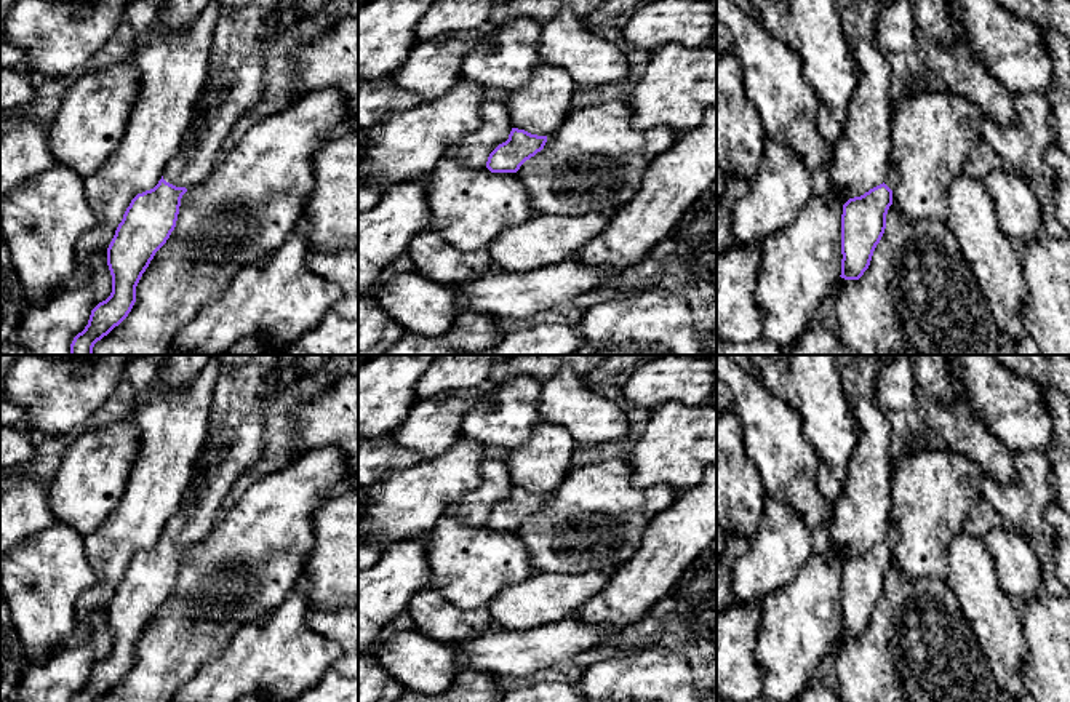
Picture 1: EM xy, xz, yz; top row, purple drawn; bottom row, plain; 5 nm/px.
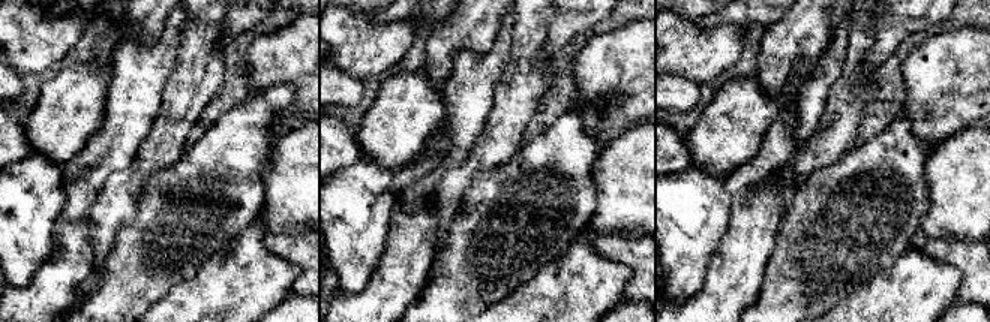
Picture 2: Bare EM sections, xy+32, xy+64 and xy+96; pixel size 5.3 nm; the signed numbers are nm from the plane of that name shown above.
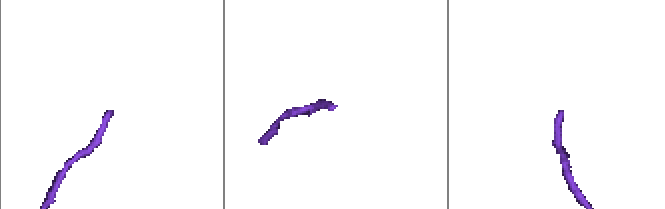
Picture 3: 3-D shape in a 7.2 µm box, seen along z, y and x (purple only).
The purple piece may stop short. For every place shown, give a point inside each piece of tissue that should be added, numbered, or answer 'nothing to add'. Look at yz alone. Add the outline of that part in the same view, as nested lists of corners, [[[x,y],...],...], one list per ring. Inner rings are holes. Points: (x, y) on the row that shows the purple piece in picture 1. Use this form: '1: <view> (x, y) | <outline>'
1: yz (893, 178) | [[[889,166],[888,177],[886,177],[884,184],[886,184],[891,190],[894,190],[894,187],[896,187],[897,182],[899,182],[899,179],[900,179],[900,176],[899,176],[897,170],[896,170],[894,166]]]

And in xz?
nothing to add

